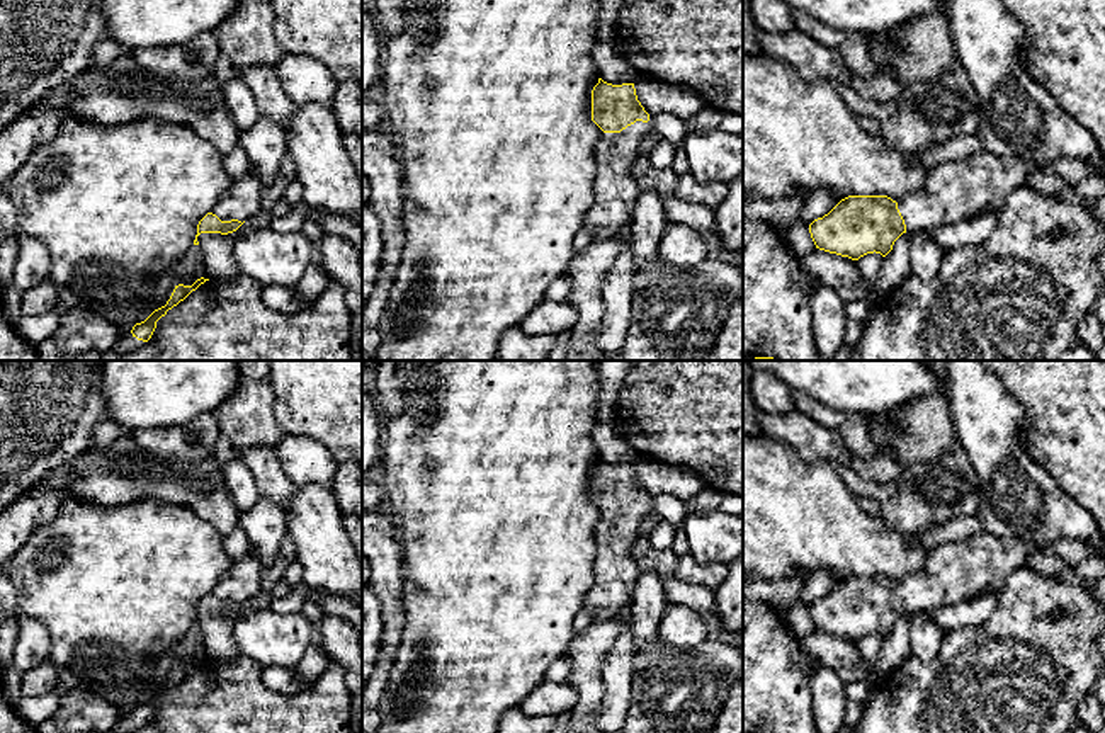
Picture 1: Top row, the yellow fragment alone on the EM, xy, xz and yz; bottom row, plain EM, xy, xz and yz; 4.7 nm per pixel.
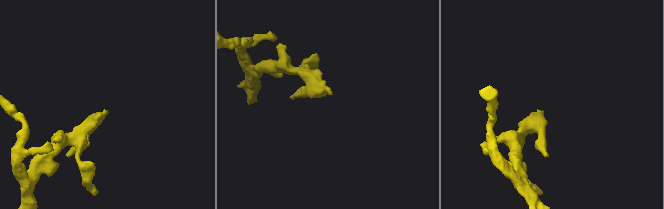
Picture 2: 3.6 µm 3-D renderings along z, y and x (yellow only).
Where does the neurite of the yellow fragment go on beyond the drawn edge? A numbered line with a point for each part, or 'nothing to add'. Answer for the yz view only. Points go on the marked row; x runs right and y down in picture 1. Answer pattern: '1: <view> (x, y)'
1: yz (956, 191)

